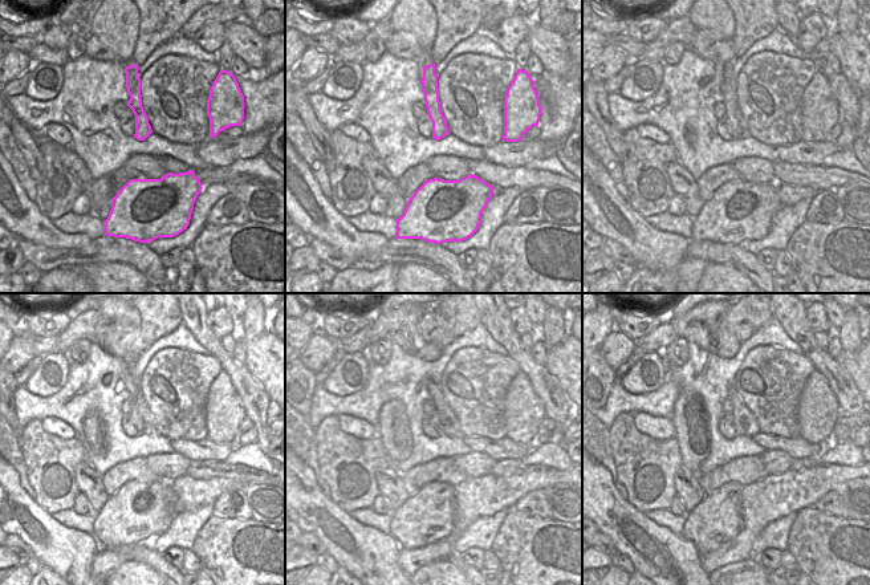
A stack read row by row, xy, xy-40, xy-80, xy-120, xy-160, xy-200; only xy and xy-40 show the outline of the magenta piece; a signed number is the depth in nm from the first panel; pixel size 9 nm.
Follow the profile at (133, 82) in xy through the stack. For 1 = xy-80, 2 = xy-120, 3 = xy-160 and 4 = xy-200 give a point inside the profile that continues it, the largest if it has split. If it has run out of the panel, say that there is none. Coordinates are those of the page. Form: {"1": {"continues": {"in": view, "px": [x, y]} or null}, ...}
{"1": {"continues": {"in": "xy-80", "px": [728, 84]}}, "2": {"continues": {"in": "xy-120", "px": [137, 421]}}, "3": {"continues": {"in": "xy-160", "px": [434, 418]}}, "4": {"continues": {"in": "xy-200", "px": [730, 417]}}}

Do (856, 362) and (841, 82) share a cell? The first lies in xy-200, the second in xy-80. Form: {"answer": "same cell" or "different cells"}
{"answer": "different cells"}

